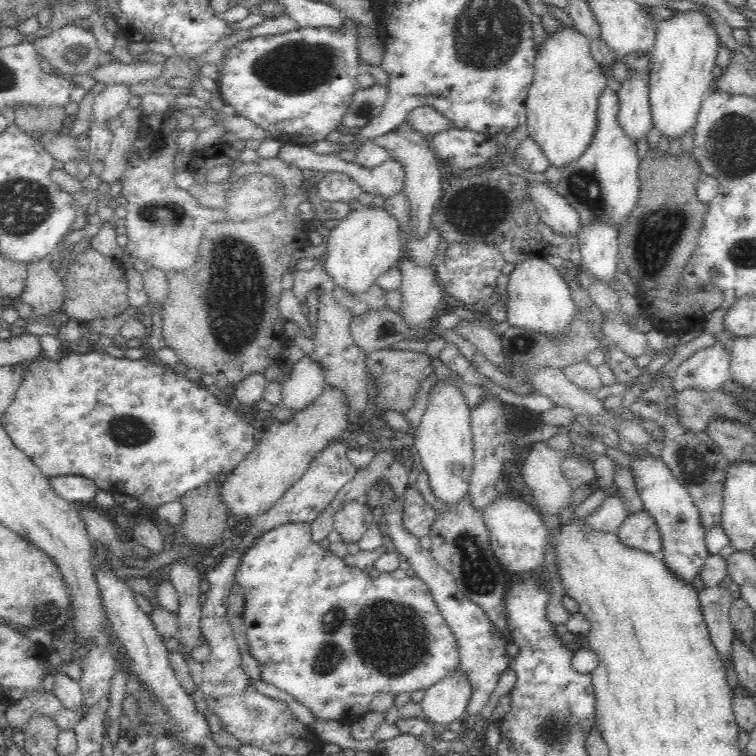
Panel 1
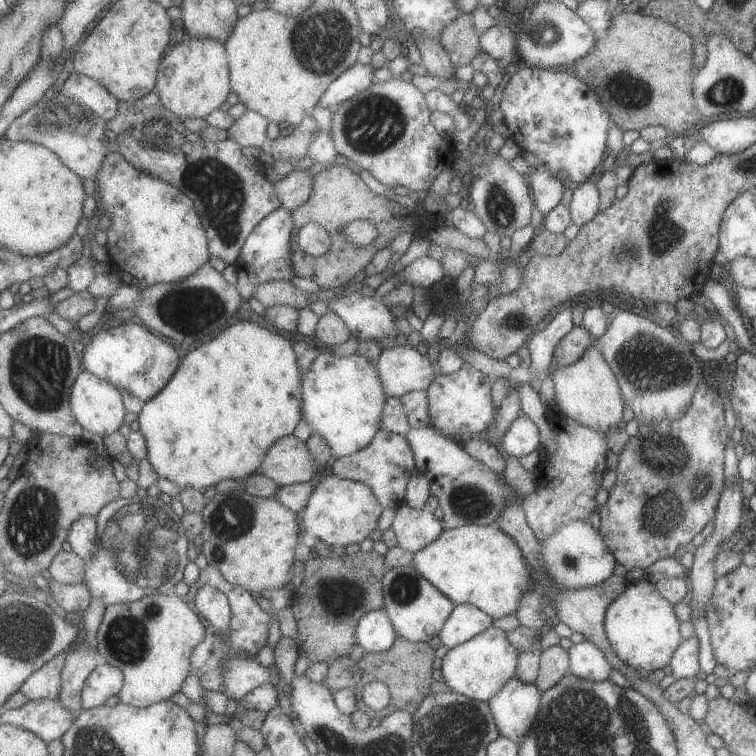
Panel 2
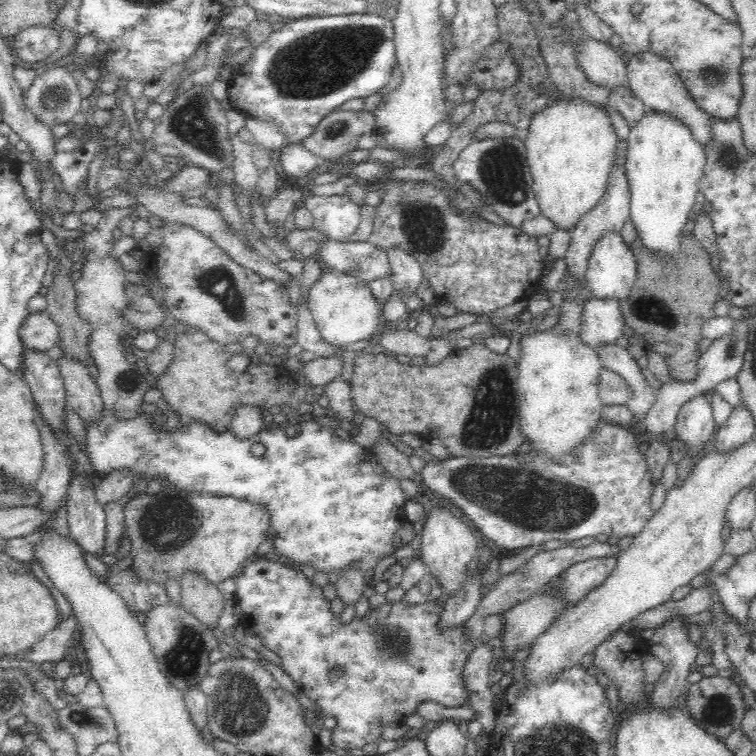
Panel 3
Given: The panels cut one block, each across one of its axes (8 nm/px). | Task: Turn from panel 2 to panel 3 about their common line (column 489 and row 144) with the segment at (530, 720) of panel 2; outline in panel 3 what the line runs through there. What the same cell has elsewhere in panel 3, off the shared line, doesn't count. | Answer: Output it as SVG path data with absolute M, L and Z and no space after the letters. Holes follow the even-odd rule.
M638 51L631 56L627 72L632 91L643 102L646 111L658 111L682 119L682 123L690 127L695 141L705 149L711 139L711 116L696 104L676 71L672 69L671 63L663 55L655 54L654 51Z

